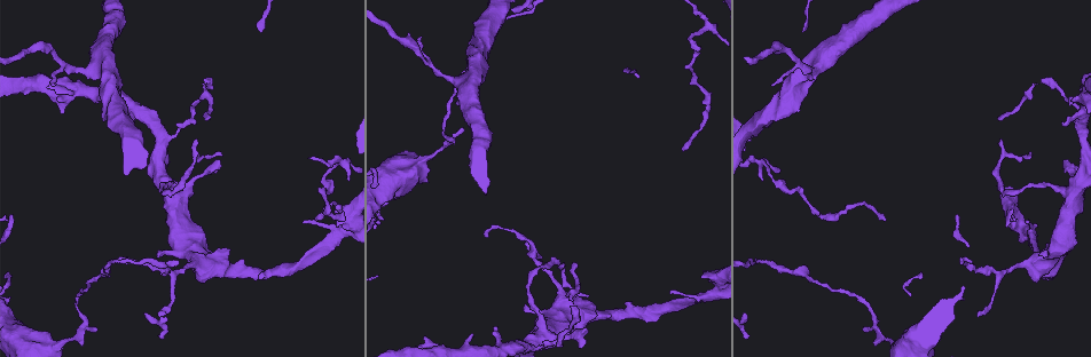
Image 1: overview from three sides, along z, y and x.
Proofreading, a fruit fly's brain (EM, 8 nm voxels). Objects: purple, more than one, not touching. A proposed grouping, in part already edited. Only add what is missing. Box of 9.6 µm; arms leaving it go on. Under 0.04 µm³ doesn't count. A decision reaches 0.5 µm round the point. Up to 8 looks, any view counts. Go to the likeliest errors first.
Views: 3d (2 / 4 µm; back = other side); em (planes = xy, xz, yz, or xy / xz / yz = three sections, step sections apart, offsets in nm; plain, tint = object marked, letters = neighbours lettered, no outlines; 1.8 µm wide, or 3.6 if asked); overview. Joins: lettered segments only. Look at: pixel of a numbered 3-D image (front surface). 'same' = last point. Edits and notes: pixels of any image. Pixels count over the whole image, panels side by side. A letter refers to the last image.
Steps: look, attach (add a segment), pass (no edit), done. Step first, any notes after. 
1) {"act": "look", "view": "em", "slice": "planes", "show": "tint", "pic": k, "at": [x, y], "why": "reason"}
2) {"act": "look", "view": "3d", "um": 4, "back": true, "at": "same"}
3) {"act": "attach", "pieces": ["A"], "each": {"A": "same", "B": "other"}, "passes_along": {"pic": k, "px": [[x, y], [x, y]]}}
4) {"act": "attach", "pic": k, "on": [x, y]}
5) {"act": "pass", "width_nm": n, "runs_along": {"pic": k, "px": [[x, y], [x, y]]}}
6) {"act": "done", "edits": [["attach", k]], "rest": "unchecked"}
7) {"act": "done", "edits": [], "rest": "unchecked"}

{"act": "look", "view": "em", "slice": "planes", "show": "letters", "pic": 1, "at": [53, 84], "why": "branch stops here"}

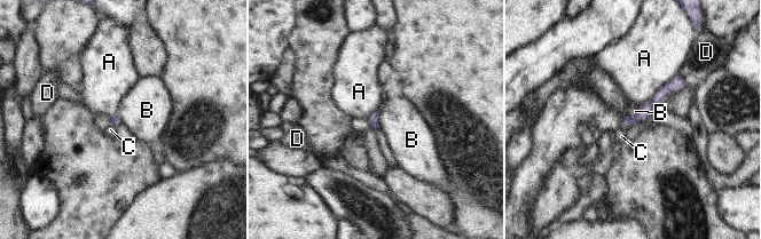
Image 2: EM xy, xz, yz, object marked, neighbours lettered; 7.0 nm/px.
{"act": "pass", "each": {"A": "other", "B": "other", "C": "other", "D": "other"}, "runs_along": {"pic": 2, "px": [[680, 80], [640, 116], [624, 124]]}, "found": "none of them fits"}

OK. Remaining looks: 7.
{"act": "look", "view": "3d", "um": 2, "back": true, "pic": 1, "at": [525, 307], "why": "tapers out"}

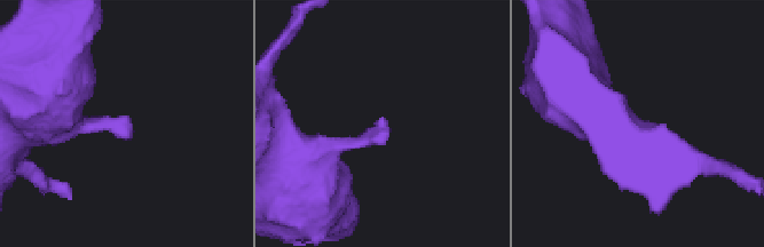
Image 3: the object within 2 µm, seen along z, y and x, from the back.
{"act": "look", "view": "em", "slice": "planes", "show": "letters", "pic": 3, "at": [381, 117], "why": "now the EM"}

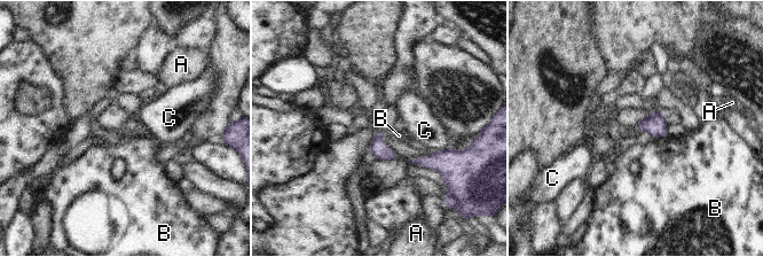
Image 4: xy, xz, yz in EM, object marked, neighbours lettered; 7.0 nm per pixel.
{"act": "pass", "each": {"A": "other", "B": "other", "C": "other"}, "border": {"pic": 4, "px": [[667, 134], [653, 139]]}, "found": "none of them fits"}

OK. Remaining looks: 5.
{"act": "look", "view": "em", "slice": "planes", "show": "tint", "pic": 1, "at": [203, 80], "why": "branch stops here"}

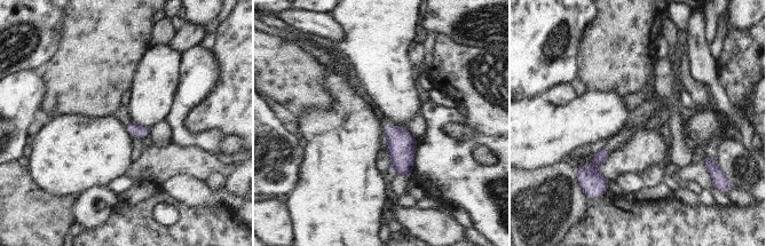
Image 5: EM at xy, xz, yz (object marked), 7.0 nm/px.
{"act": "look", "view": "em", "slice": "planes", "show": "letters", "at": "same"}

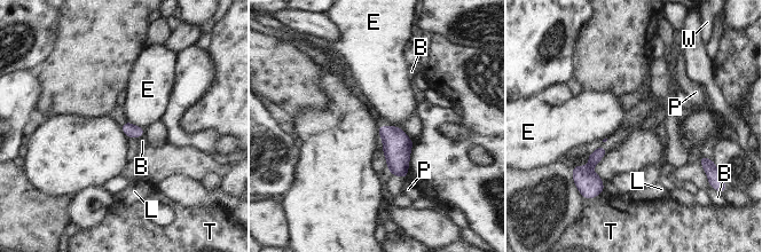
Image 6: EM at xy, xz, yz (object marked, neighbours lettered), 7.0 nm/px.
{"act": "pass", "longest_contact_nm": ["T", 90], "each": {"B": "other", "E": "other", "L": "other", "P": "other", "T": "other", "W": "other"}, "border": {"pic": 6, "px": [[127, 121], [138, 126]]}, "found": "no lettered segment goes on from it"}

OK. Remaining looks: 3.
{"act": "look", "view": "3d", "um": 4, "pic": 1, "at": [216, 161], "why": "tapers out"}

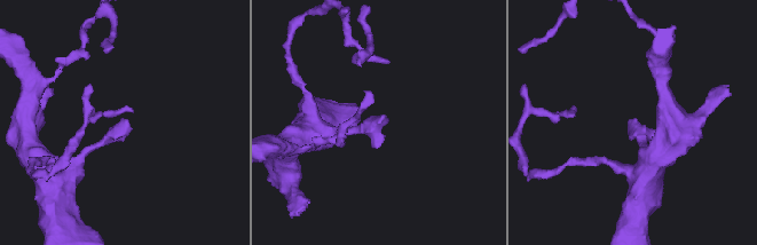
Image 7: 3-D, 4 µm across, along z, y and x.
{"act": "look", "view": "em", "slice": "xy", "step": 8, "show": "tint", "pic": 7, "at": [380, 119]}

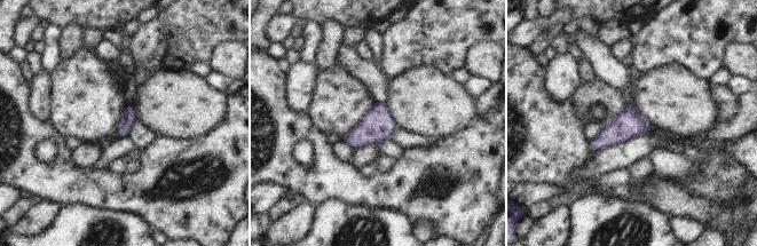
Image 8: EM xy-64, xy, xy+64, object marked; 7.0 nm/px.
{"act": "look", "view": "em", "slice": "xy", "step": 8, "show": "letters", "at": "same"}

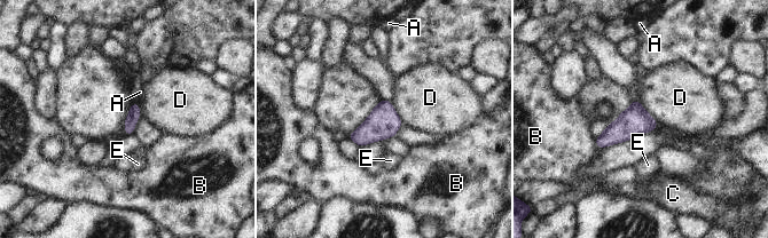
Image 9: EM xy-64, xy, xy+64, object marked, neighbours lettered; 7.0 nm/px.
{"act": "pass", "longest_contact_nm": ["D", 260], "each": {"A": "other", "B": "other", "C": "other", "D": "other", "E": "other"}, "found": "none of them fits"}

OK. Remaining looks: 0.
{"act": "done", "edits": [], "rest": "unchecked"}

